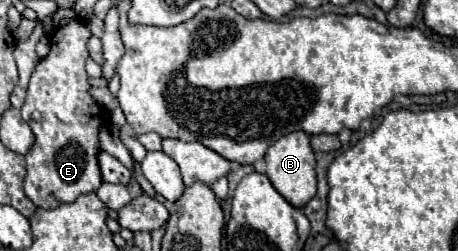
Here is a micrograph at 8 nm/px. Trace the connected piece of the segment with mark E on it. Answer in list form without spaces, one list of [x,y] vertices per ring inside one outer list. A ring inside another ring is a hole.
[[[70,20],[68,24],[56,28],[50,36],[50,52],[46,58],[42,58],[28,84],[26,100],[22,106],[22,118],[28,122],[28,126],[34,132],[34,146],[26,152],[26,178],[24,178],[24,192],[26,196],[38,206],[38,208],[56,208],[66,202],[74,202],[78,196],[96,192],[102,184],[102,174],[98,166],[98,154],[100,154],[100,140],[98,134],[102,128],[110,126],[110,114],[104,112],[104,108],[90,96],[90,76],[86,74],[84,66],[88,60],[88,40],[92,38],[90,28],[84,20]]]

